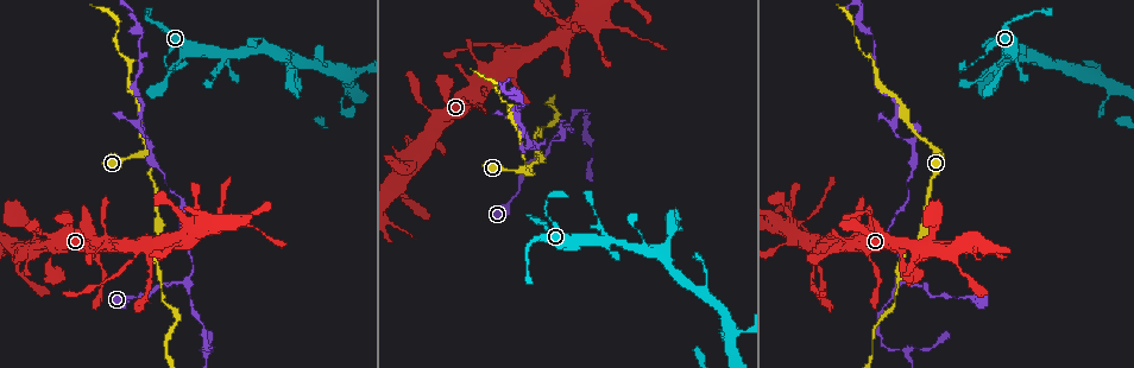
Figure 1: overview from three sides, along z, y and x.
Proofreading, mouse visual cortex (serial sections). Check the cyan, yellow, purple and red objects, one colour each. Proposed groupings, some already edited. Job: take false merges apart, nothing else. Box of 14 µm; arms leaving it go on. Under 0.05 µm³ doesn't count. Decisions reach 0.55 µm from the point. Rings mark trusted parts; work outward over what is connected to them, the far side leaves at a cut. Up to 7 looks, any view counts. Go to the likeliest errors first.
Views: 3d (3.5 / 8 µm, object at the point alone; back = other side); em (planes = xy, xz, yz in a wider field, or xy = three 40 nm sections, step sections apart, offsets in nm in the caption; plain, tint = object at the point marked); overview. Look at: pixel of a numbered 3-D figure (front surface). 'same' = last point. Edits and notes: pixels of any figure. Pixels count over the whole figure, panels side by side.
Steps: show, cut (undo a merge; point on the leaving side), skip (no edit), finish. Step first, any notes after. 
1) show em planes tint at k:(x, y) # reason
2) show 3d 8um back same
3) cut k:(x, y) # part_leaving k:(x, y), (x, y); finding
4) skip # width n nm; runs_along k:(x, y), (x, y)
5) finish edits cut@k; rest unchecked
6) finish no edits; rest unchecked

show 3d 3.5um at 1:(185, 282) # a fork

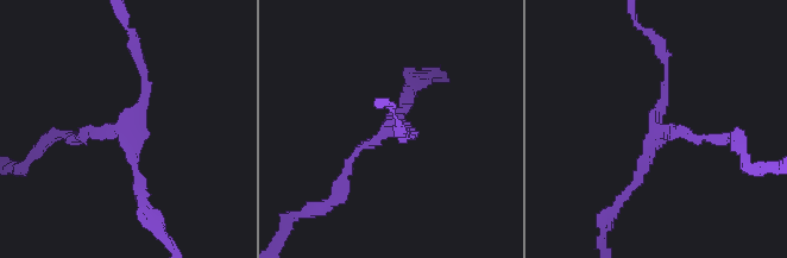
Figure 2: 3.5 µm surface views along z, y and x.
show em xy step 3 tint at 2:(390, 129) # need the tissue

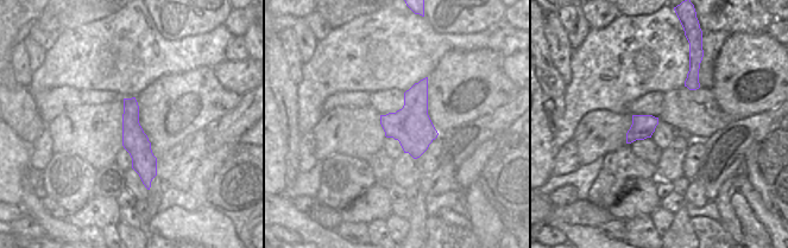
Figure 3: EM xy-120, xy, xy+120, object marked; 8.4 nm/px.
skip # arm_widths 100, 100, 150 nm; runs_along 3:(126, 101), (147, 183); continuous, no second cell

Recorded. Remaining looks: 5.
show 3d 3.5um at 1:(907, 202) # sharp bend

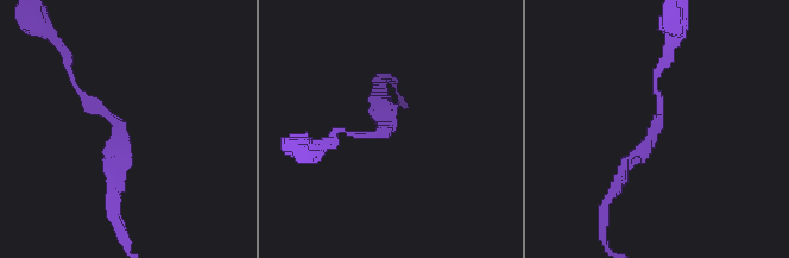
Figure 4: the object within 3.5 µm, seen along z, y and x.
show em xy step 2 tint at 4:(118, 133) # arm_widths 100, 150 nm; shape alone is not enough

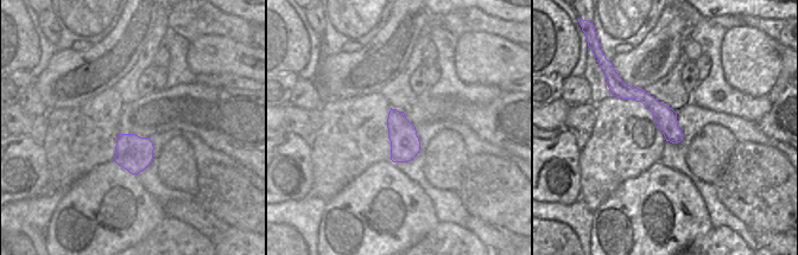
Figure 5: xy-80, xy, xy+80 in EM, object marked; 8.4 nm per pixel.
skip # runs_along 5:(616, 93), (643, 96), (679, 136); all the same cell

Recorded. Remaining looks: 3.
show 3d 8um at 1:(531, 145) # abrupt turn

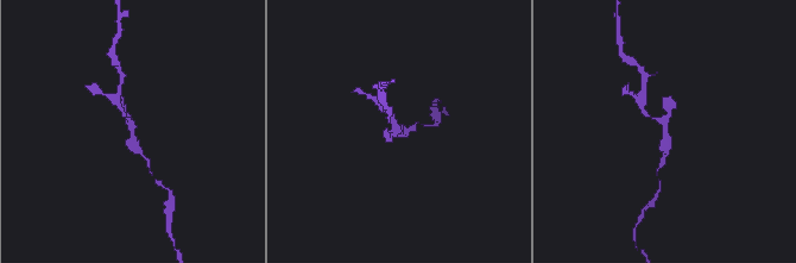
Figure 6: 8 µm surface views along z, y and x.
show em xy step 3 tint at 6:(132, 121)

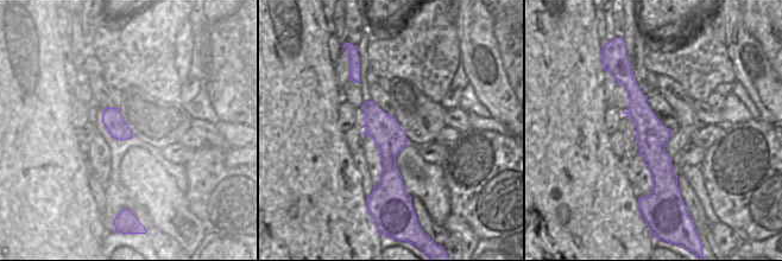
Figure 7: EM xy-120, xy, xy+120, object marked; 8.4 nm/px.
skip # runs_along 7:(630, 75), (664, 189); one cell here

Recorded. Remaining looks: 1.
finish no edits; rest unchecked

